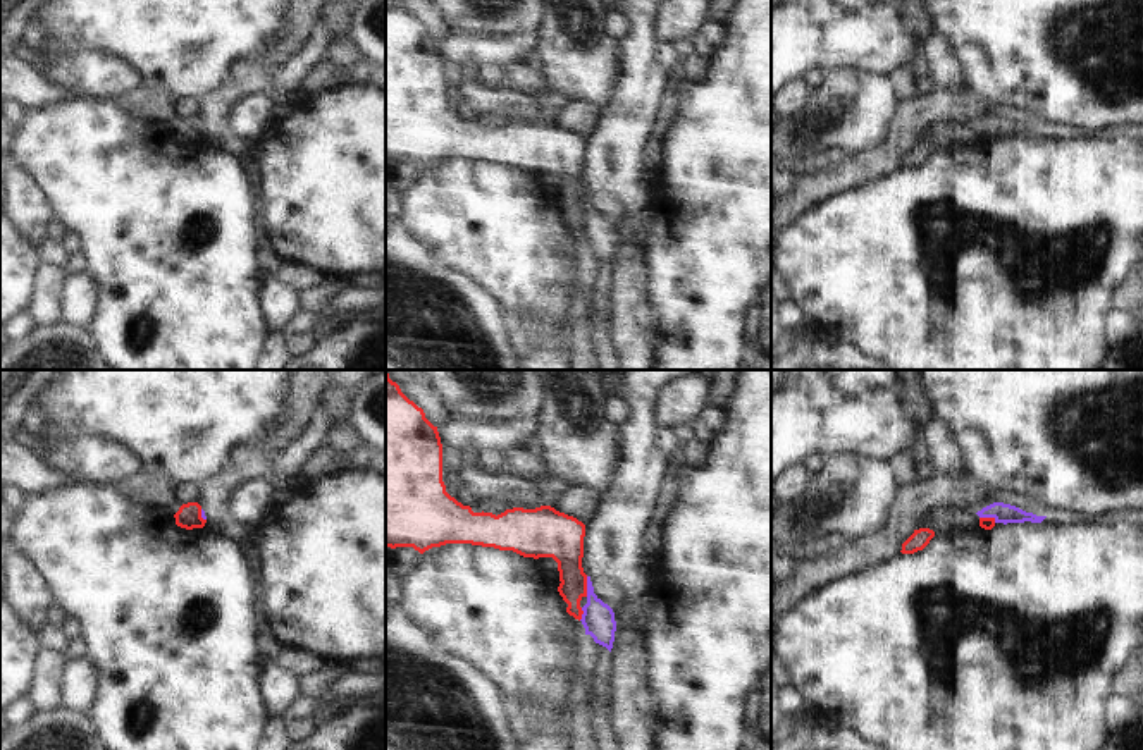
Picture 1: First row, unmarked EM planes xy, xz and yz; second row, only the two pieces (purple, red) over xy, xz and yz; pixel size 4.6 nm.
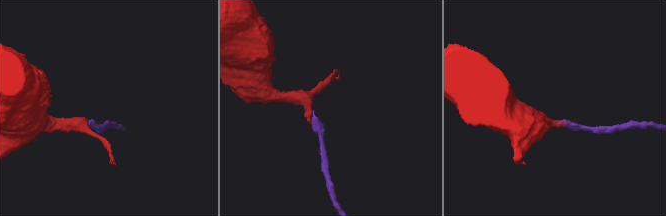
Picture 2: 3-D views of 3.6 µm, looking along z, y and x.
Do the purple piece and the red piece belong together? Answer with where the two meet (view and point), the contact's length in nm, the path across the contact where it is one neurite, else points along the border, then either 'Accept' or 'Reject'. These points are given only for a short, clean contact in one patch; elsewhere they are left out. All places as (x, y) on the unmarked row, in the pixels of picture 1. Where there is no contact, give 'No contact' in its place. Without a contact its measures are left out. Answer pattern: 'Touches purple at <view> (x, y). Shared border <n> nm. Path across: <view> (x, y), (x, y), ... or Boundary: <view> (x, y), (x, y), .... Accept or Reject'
Touches purple at xz (587, 202). Shared border 100 nm. Path across: xz (598, 233), (587, 202), (570, 184), (563, 155). Accept

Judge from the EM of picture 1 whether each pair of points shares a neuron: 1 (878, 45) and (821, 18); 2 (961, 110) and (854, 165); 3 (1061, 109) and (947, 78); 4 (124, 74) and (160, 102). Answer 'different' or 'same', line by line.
1: same
2: same
3: different
4: different

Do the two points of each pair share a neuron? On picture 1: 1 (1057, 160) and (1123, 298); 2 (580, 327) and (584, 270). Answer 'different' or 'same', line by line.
1: different
2: different

